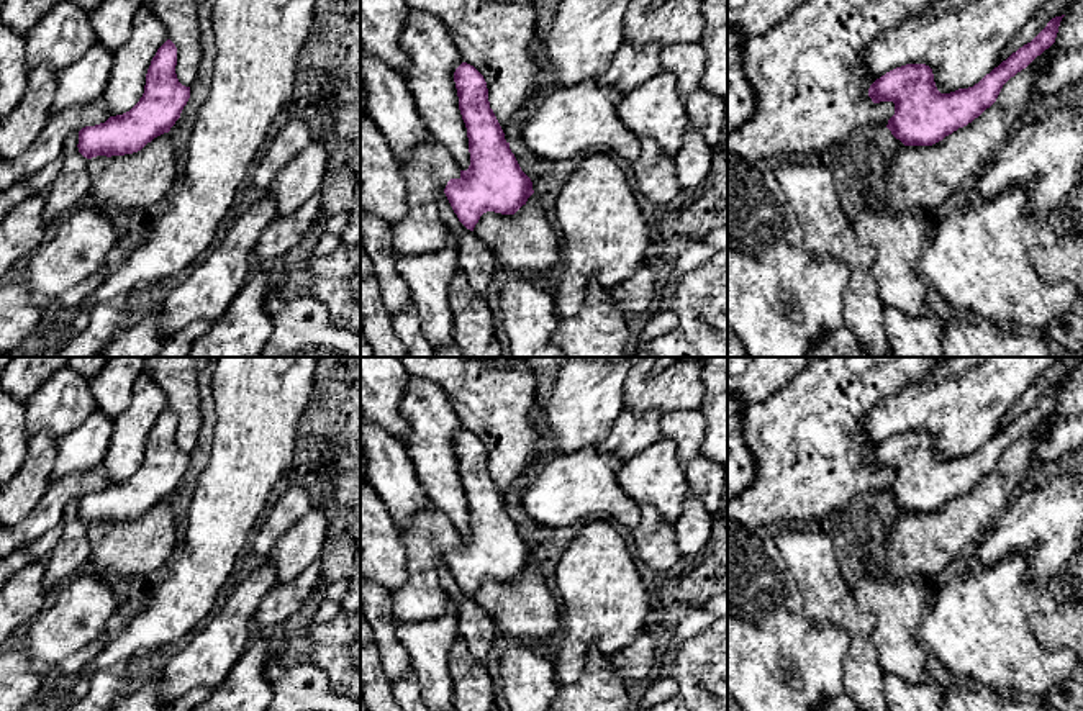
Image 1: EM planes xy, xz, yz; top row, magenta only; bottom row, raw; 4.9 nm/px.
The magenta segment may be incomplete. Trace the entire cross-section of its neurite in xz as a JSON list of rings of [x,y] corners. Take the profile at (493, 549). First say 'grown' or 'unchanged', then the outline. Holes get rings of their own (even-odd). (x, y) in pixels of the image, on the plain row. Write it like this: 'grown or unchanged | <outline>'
unchanged | [[[462,429],[454,439],[459,477],[467,495],[470,532],[444,560],[459,588],[474,598],[487,578],[514,582],[534,560],[490,475],[483,442]]]

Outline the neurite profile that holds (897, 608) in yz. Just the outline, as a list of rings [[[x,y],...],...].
[[[868,539],[865,572],[852,591],[860,611],[873,618],[872,644],[883,673],[895,673],[909,683],[921,683],[927,665],[919,642],[921,621],[929,608],[921,582],[890,582],[878,572],[880,549]]]

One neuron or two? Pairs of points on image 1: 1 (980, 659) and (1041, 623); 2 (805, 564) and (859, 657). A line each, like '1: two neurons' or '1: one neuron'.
1: two neurons
2: one neuron

